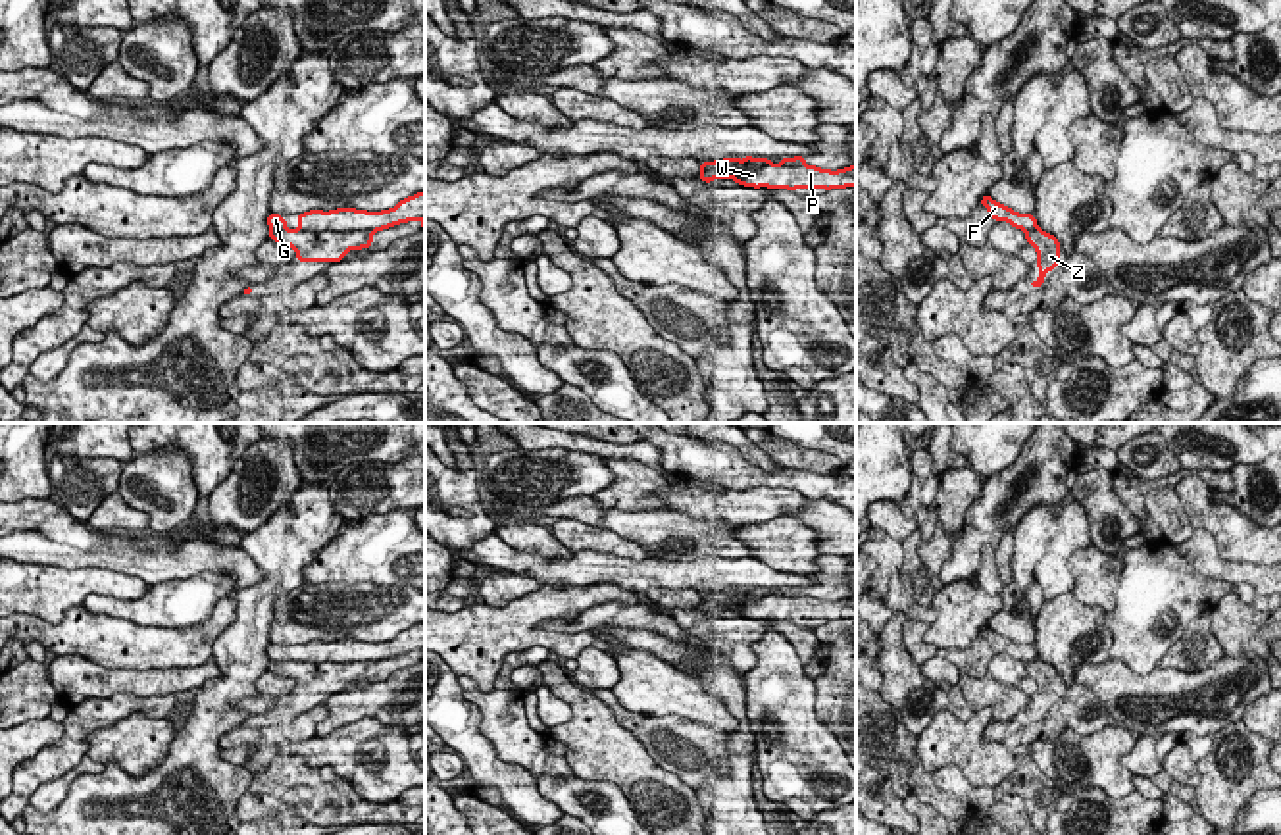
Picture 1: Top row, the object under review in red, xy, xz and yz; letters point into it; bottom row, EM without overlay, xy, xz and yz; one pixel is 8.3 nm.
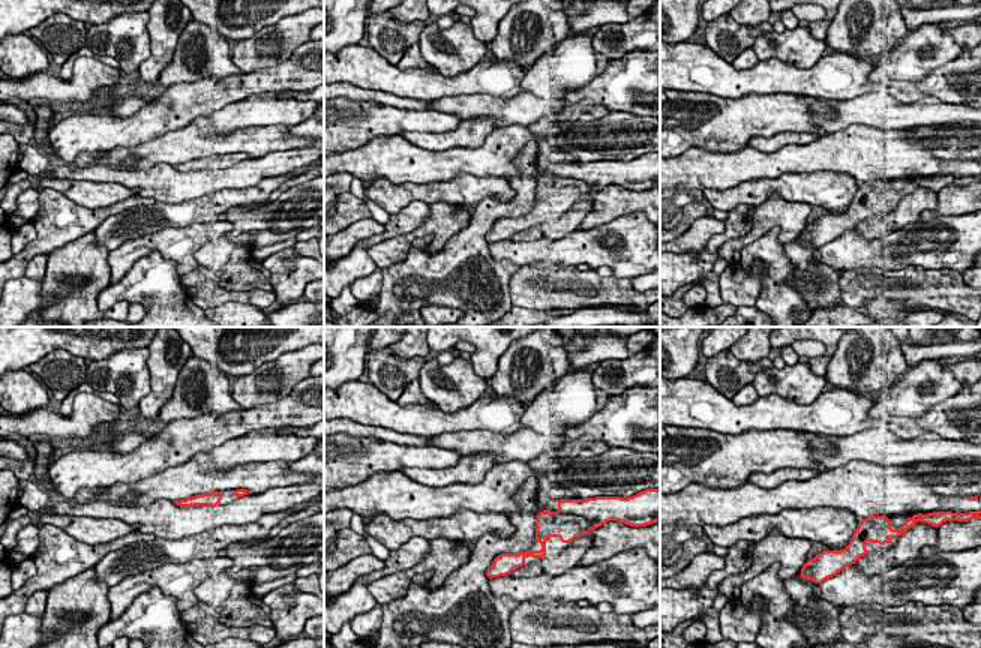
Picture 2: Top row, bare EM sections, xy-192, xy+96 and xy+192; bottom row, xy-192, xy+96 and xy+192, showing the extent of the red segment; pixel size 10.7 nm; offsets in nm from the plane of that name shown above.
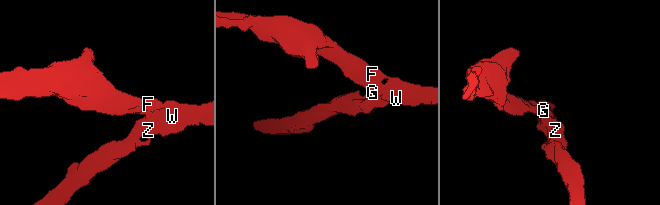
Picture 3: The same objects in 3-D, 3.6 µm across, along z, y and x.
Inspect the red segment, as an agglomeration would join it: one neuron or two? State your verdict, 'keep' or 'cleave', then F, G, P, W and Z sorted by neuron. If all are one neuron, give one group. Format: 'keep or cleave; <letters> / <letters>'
cleave; F G P W / Z

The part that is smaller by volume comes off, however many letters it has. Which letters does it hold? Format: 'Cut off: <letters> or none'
Cut off: Z

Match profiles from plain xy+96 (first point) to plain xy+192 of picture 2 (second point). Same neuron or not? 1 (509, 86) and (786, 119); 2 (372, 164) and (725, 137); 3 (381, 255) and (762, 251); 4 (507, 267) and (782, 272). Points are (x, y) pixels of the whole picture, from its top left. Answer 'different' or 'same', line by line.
1: different
2: different
3: different
4: different

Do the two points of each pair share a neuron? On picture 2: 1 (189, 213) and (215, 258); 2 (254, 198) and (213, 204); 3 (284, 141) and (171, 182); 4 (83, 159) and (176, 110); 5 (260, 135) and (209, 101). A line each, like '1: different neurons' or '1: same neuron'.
1: different neurons
2: same neuron
3: different neurons
4: different neurons
5: different neurons

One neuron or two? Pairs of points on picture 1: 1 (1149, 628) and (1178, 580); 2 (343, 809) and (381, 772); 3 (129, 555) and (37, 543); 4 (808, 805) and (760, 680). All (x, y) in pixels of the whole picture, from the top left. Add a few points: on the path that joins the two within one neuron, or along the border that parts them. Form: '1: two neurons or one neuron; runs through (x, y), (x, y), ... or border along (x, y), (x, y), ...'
1: one neuron; runs through (1149, 616), (1155, 603), (1166, 591)
2: two neurons; border along (335, 772), (364, 799), (389, 805)
3: one neuron; runs through (106, 558), (70, 558), (60, 555)
4: one neuron; runs through (804, 774), (804, 730), (791, 710)

